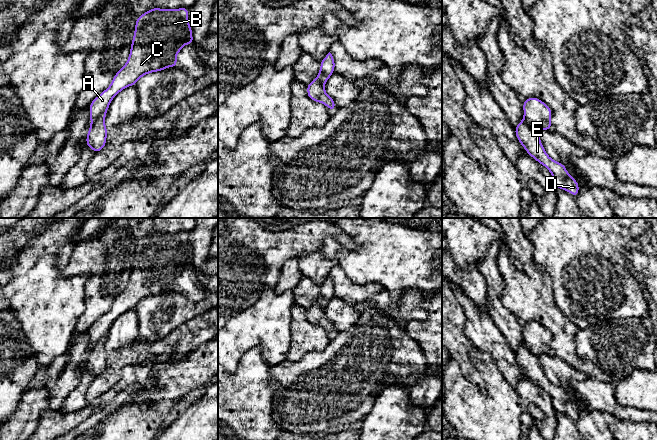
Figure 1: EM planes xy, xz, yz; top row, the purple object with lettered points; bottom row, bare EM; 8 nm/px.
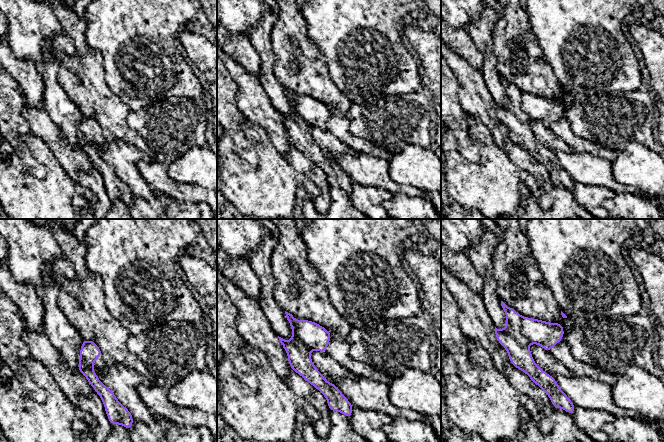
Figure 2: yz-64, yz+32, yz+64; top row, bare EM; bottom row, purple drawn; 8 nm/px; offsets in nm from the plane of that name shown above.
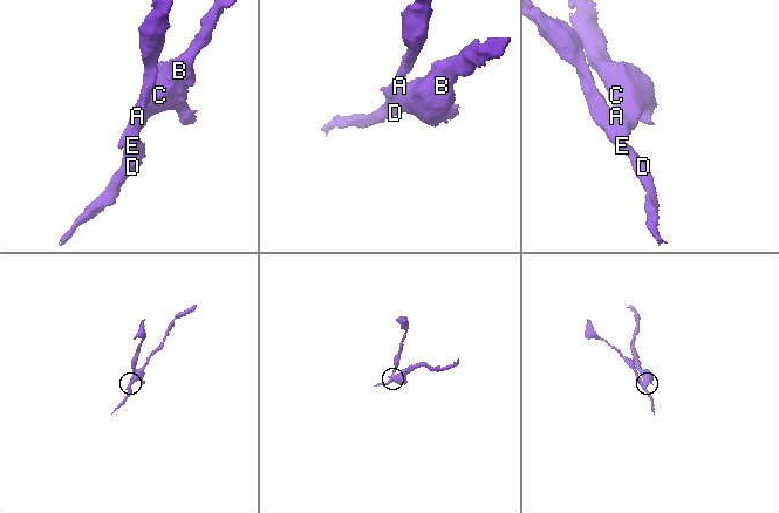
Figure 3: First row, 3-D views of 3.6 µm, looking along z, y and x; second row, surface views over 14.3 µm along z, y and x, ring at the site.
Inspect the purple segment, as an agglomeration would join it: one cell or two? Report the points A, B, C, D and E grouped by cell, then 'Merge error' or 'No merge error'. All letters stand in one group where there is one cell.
Groups: A B C / D E. Merge error

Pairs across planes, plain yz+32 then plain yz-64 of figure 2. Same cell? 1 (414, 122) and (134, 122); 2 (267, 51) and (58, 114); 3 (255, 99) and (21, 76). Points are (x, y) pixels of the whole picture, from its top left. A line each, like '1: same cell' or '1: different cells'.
1: same cell
2: same cell
3: different cells

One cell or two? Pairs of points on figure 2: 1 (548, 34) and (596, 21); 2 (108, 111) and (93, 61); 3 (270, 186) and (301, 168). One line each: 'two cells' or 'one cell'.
1: one cell
2: one cell
3: two cells

